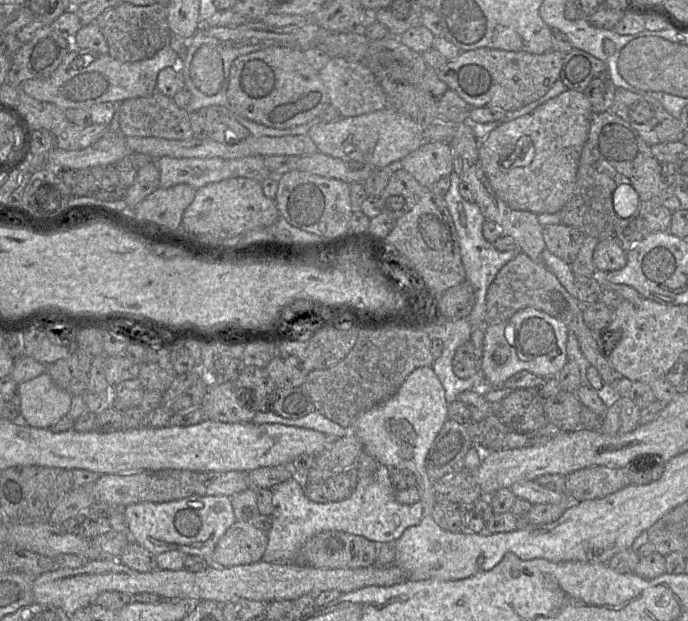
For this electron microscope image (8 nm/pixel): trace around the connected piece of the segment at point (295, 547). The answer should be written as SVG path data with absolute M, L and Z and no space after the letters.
M378 465L371 476L361 476L353 493L346 499L317 503L304 493L303 481L297 476L270 488L274 511L272 526L267 532L268 544L262 560L267 562L295 562L305 543L324 531L341 531L362 536L379 545L394 544L404 531L419 524L423 517L423 504L401 504L395 499L390 468Z

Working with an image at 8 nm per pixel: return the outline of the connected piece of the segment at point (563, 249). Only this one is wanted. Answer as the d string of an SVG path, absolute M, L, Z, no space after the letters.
M563 223L543 226L542 234L545 247L568 264L576 259L586 237L580 231Z

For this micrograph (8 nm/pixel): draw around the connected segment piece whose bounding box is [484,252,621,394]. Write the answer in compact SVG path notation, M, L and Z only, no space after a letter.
M525 253L517 255L503 266L488 288L484 325L494 325L510 319L517 311L534 308L563 322L576 336L581 352L591 366L600 374L605 390L609 394L610 385L617 378L608 360L599 351L594 333L586 326L582 316L582 305L560 283L553 272L541 261L534 261Z

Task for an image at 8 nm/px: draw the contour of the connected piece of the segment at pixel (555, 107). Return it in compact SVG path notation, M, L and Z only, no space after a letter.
M566 90L529 114L500 123L479 142L480 164L495 194L518 211L559 213L573 194L592 115L584 92Z

